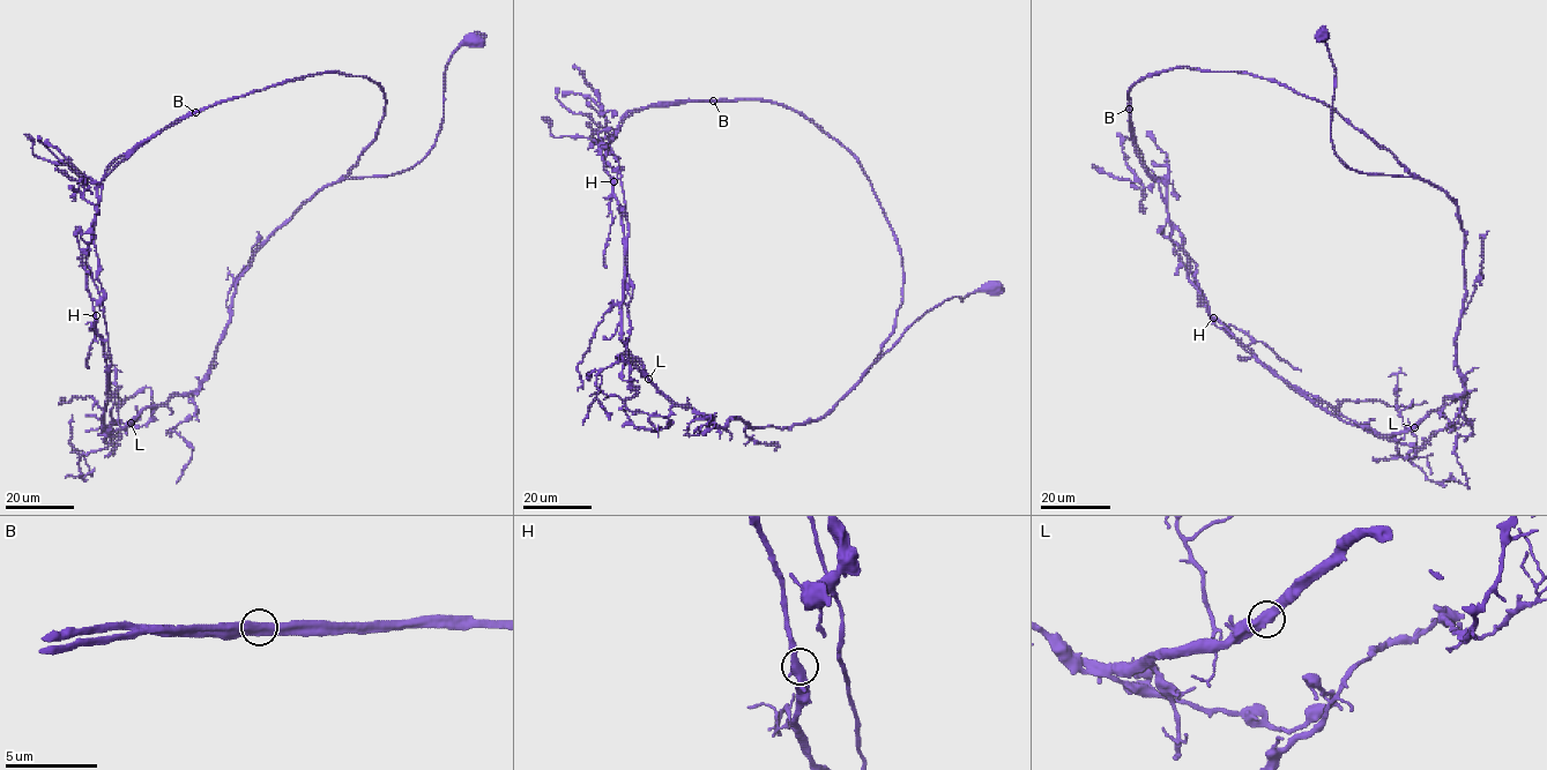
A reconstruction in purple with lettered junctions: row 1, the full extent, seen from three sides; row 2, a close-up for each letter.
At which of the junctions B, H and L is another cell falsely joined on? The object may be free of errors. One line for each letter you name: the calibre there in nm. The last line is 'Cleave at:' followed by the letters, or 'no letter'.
B: calibre 480 nm
Cleave at: B

